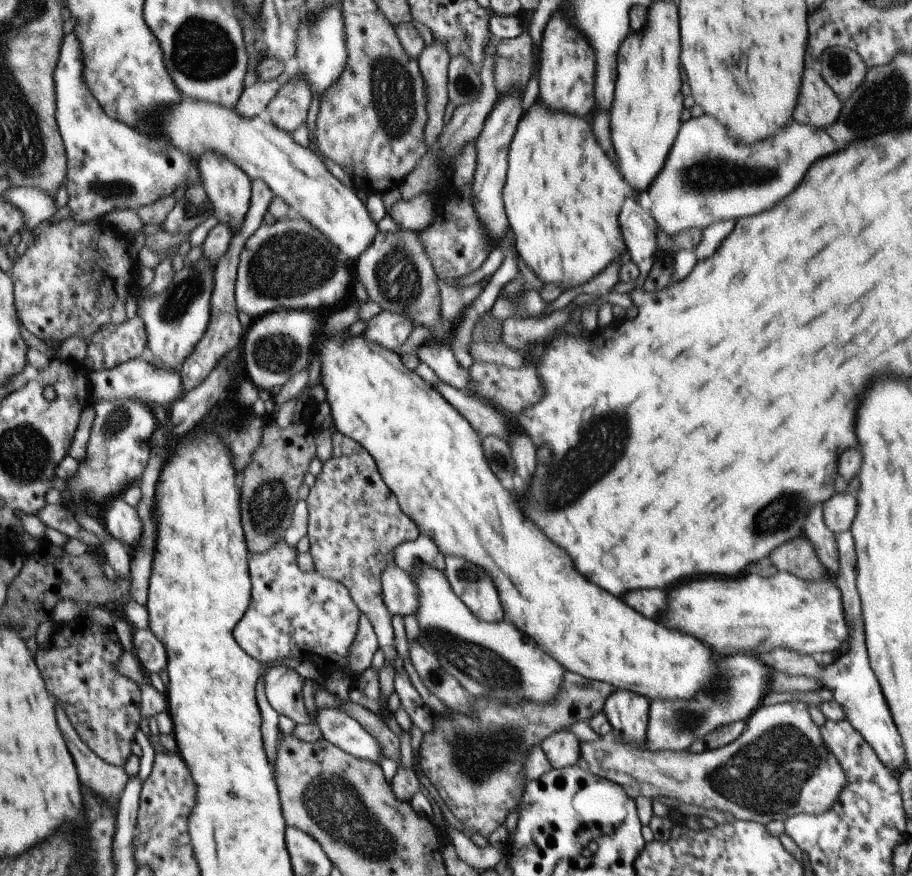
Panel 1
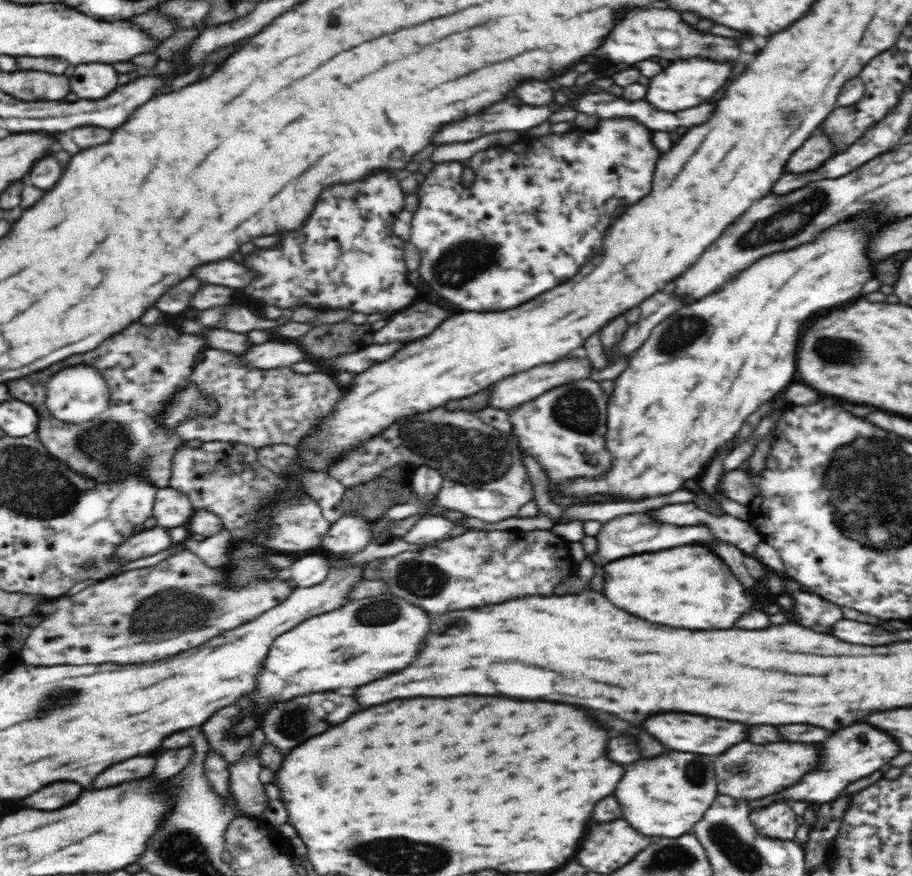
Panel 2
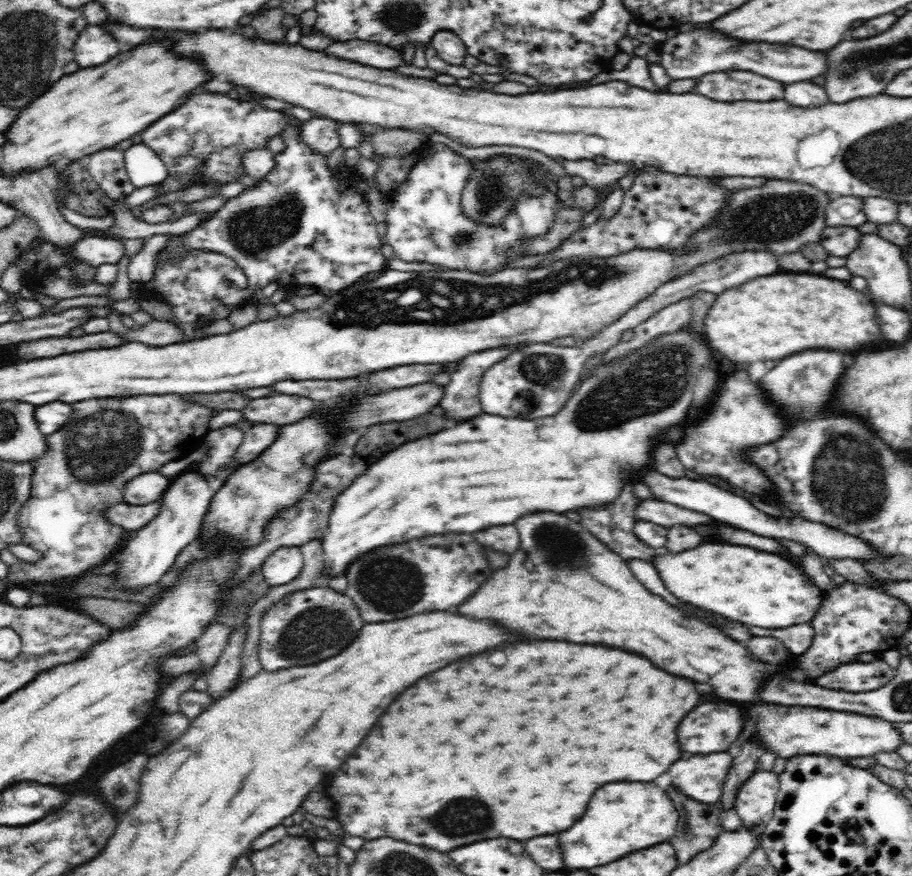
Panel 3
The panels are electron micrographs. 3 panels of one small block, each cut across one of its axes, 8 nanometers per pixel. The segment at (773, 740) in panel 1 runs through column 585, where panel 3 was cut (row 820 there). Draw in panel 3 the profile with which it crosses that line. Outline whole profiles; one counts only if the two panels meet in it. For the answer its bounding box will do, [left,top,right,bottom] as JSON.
[735,769,780,840]

